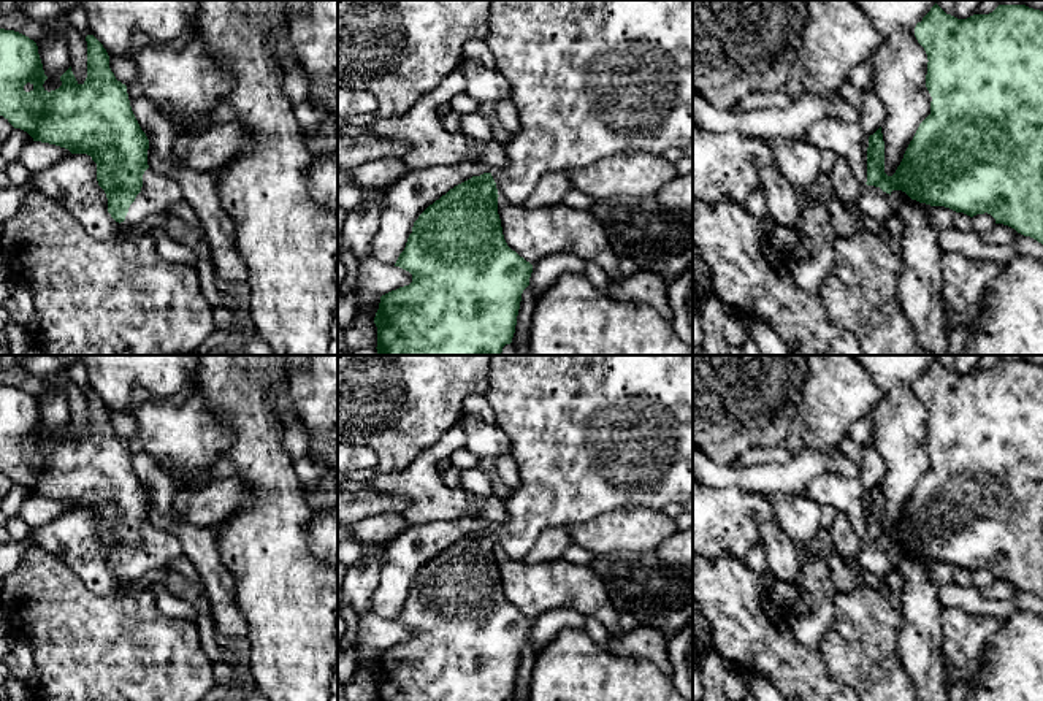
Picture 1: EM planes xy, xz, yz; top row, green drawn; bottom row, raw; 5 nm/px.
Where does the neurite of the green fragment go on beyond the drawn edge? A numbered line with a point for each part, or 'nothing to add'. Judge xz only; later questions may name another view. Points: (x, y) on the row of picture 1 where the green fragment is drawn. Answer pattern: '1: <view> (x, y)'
1: xz (590, 78)

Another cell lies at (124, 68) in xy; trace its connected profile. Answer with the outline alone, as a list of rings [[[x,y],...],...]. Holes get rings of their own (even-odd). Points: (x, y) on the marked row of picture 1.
[[[113,57],[109,68],[114,73],[116,79],[125,86],[136,75],[136,65],[130,57]]]

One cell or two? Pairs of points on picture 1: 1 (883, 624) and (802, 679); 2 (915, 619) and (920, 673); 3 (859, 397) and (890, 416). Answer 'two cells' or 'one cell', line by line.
1: two cells
2: one cell
3: two cells

